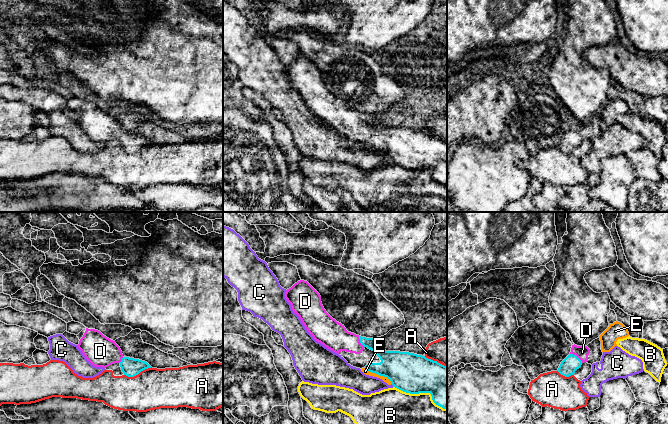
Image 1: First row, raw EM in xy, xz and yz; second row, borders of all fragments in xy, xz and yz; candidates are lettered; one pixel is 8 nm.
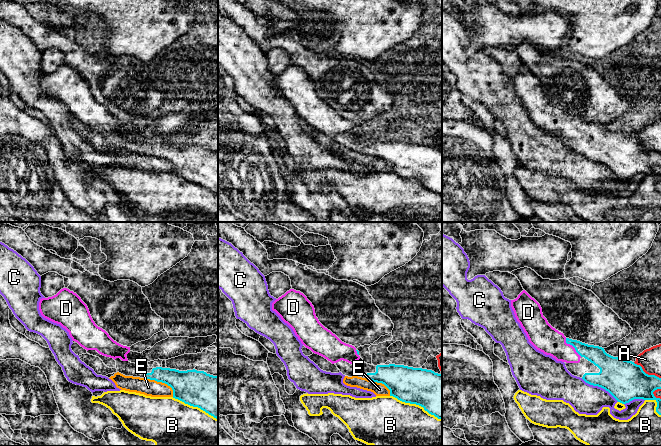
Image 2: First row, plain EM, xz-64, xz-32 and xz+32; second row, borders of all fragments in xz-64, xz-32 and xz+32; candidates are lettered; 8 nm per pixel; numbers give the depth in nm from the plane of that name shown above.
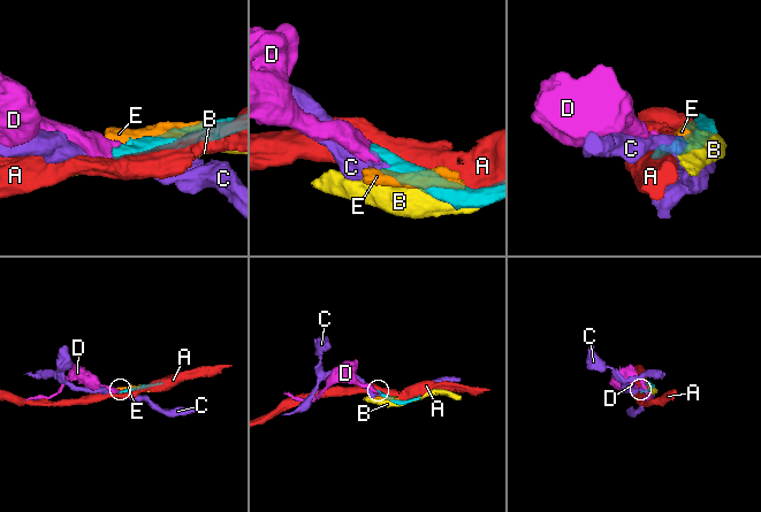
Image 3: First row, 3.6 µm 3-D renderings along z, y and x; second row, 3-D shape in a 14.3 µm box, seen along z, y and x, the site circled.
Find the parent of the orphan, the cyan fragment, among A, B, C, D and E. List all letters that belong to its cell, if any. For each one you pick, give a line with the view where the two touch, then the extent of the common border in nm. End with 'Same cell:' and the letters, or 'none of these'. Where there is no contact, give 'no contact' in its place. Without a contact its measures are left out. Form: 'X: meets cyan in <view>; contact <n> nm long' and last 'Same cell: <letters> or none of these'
D: meets cyan in yz; contact 130 nm long
Same cell: D

